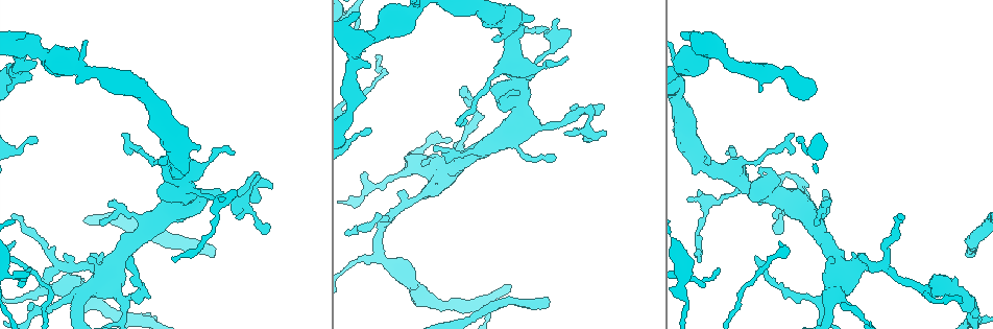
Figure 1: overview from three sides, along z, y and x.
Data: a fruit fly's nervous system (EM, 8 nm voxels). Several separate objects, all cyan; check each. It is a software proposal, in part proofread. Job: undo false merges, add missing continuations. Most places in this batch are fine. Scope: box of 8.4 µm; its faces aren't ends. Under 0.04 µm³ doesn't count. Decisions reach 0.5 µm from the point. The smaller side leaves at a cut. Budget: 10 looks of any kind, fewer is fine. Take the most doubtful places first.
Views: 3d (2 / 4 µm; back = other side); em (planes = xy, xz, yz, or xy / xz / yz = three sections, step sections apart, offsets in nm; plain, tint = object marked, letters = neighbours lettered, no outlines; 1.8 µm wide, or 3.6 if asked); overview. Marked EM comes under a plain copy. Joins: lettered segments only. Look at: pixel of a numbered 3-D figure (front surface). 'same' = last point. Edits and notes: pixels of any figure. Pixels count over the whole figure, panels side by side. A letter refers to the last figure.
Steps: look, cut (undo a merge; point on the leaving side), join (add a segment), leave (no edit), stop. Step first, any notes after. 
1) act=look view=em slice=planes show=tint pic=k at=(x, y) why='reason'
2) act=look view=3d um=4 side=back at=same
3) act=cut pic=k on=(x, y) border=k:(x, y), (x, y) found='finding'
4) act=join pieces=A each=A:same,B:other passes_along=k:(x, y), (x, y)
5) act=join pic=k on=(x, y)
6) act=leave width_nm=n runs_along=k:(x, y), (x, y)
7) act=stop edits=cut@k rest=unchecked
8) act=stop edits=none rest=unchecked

act=look view=3d um=4 side=back pic=1 at=(213, 254) why='branch stops here'

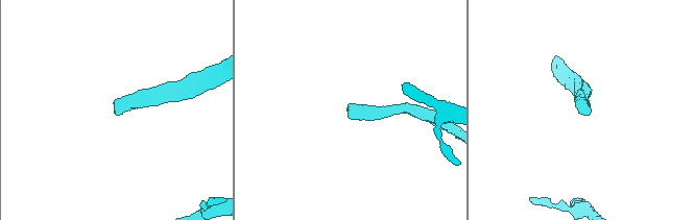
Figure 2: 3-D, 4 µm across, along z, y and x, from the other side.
act=look view=em slice=planes show=letters pic=2 at=(350, 103)

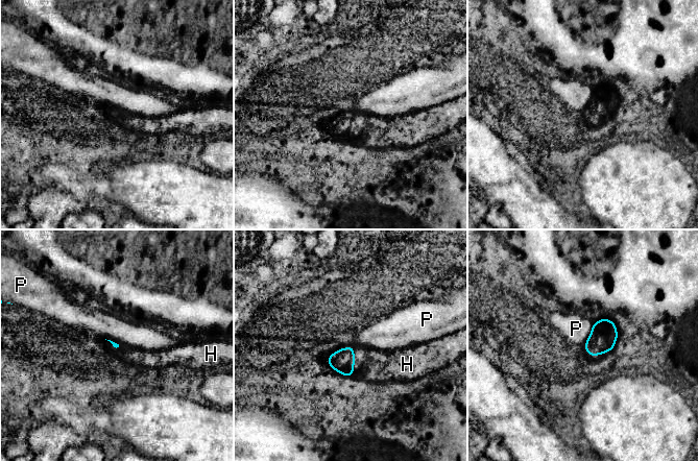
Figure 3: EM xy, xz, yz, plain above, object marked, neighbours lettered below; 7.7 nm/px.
act=join pic=3 on=(371, 364) each=H:same,P:other passes_along=3:(342, 361), (354, 361), (371, 364) found='the neuron continues'

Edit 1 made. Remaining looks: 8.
act=look view=3d um=4 pic=1 at=(851, 267) why='abrupt turn'

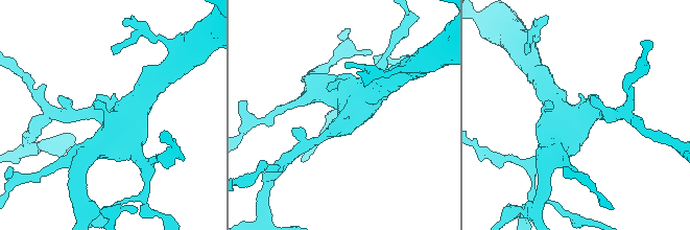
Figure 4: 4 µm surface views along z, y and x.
act=look view=em slice=planes show=letters pic=4 at=(352, 116)

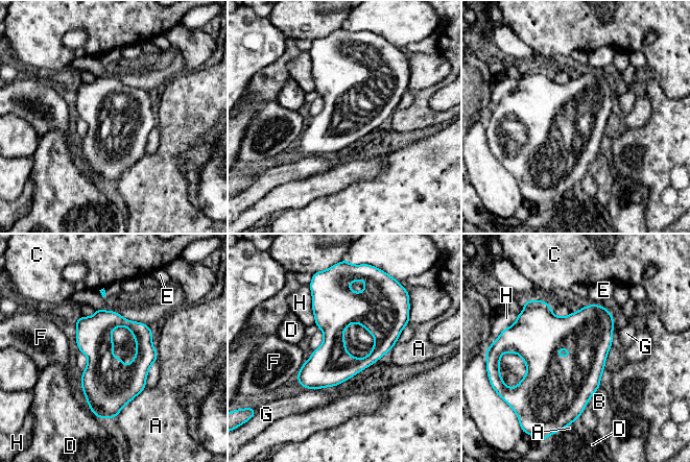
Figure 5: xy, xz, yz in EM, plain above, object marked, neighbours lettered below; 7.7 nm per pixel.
act=leave longest_contact=A:340nm each=A:other,B:other,C:other,D:other,E:other,F:other,G:other,H:other found='continuous, no second neuron'

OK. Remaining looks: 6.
act=look view=em slice=xz step=4 show=tint pic=1 at=(734, 166) why='sharp bend'

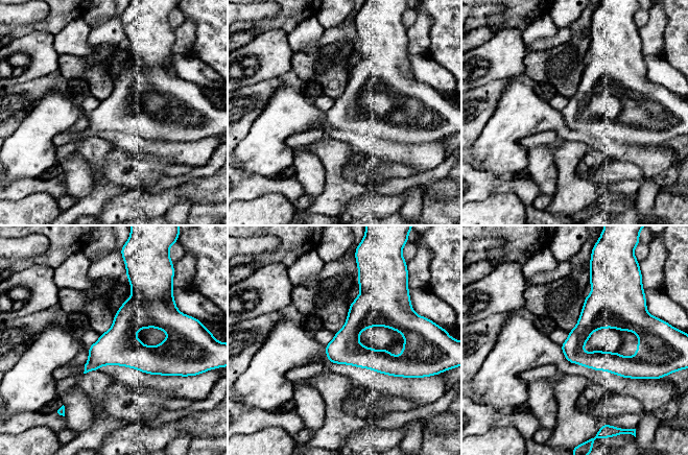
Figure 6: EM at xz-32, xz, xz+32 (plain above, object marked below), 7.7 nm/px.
act=look view=em slice=planes show=letters at=same why='cut it another way'

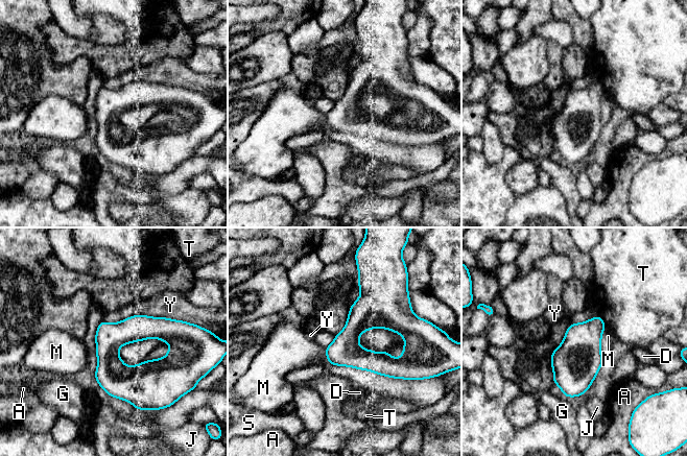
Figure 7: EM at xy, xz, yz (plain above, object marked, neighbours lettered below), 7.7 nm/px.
act=leave each=A:other,D:other,G:other,J:other,M:other,S:other,T:other,Y:other found='one neuron here'

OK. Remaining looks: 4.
act=look view=em slice=xy step=4 show=tint pic=1 at=(588, 119) why='a narrow waist'

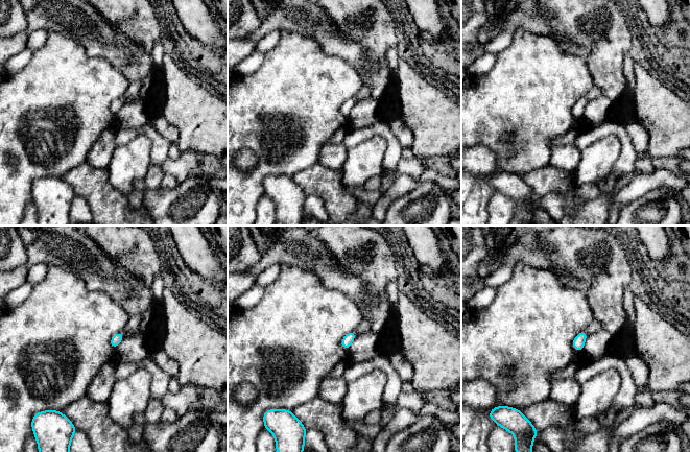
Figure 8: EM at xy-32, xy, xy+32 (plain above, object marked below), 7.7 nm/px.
act=look view=em slice=planes show=letters at=same

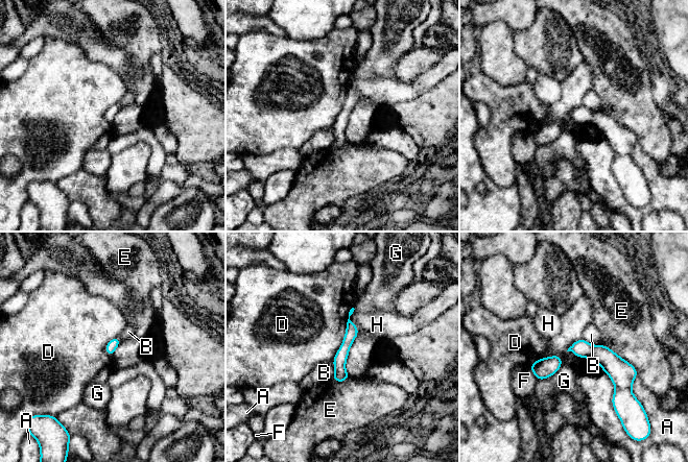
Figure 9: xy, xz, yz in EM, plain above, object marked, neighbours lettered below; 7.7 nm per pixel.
act=leave width_nm=80 each=A:other,B:other,D:other,E:other,F:other,G:other,H:other border=9:(352, 307), (342, 343), (332, 360) found='one neuron here'

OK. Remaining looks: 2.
act=stop edits=join@3 rest=unchecked

